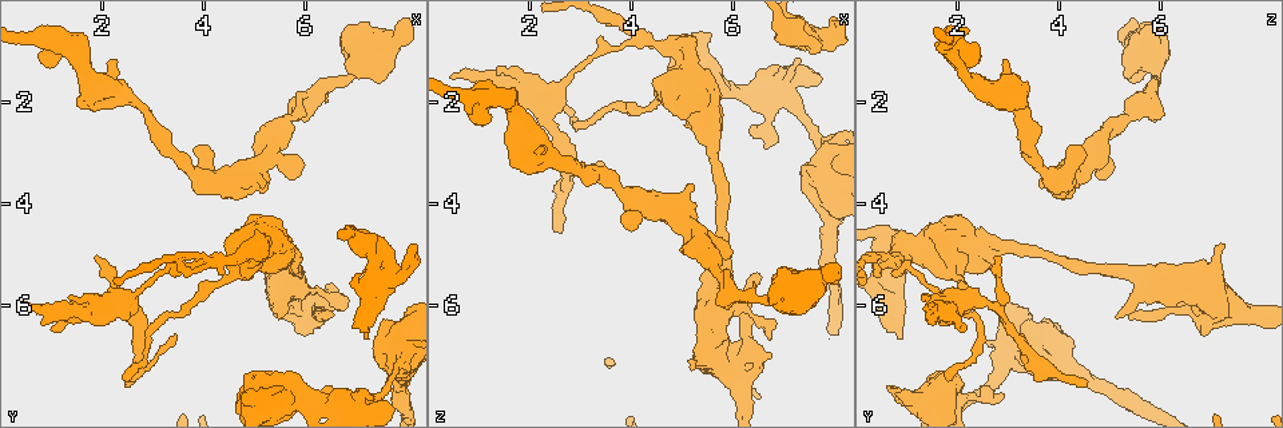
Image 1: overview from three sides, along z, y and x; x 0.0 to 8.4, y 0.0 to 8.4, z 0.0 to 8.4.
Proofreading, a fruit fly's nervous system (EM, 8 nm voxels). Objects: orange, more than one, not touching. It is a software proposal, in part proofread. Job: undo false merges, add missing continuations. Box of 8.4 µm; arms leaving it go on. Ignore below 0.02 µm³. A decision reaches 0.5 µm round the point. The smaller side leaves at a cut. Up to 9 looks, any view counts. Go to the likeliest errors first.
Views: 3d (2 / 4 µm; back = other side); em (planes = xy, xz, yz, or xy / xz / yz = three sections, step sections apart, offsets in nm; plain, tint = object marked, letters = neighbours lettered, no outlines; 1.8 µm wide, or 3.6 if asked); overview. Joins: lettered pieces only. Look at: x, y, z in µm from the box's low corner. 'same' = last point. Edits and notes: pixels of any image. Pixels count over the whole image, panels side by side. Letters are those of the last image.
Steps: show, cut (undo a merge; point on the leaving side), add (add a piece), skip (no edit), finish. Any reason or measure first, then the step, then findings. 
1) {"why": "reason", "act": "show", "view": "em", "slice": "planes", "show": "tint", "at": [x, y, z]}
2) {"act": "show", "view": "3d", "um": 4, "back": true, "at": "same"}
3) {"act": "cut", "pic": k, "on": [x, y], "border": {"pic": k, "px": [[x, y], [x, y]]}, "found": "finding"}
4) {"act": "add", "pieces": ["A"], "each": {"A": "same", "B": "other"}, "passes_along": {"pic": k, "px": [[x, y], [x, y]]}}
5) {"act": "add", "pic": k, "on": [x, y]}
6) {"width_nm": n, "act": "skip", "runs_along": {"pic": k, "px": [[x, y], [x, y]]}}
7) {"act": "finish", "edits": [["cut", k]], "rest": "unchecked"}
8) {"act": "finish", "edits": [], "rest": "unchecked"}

{"why": "side arm on a straight run", "act": "show", "view": "3d", "um": 2, "at": [4.15, 5.10, 0.75]}

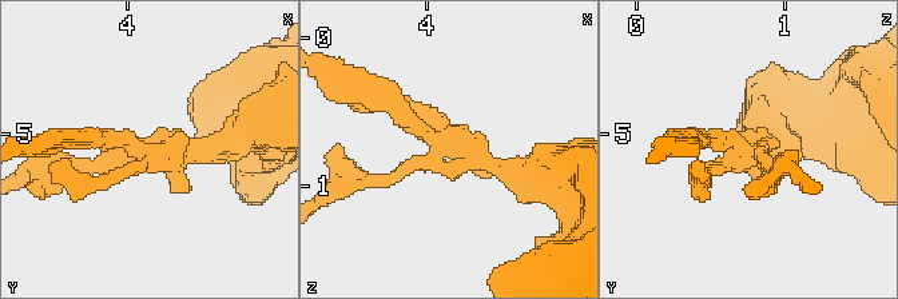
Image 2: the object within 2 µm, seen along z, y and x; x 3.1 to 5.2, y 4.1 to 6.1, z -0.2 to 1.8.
{"why": "shape alone is not enough", "act": "show", "view": "em", "slice": "xy", "step": 16, "show": "tint", "at": [4.20, 5.12, 0.78]}

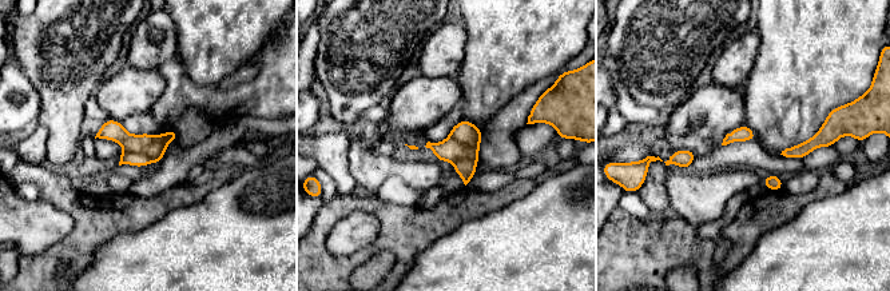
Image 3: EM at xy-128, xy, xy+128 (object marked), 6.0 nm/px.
{"why": "another direction", "act": "show", "view": "em", "slice": "planes", "show": "letters", "at": "same"}

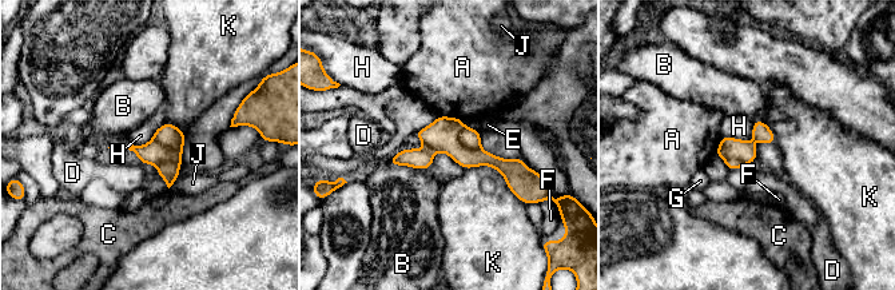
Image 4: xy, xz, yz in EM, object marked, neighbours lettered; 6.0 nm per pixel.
{"longest_contact_nm": ["K", 280], "act": "cut", "pic": 4, "on": [168, 134], "each": {"A": "other", "B": "other", "C": "other", "D": "other", "E": "other", "F": "other", "G": "other", "H": "other", "J": "other", "K": "other"}, "border": {"pic": 4, "px": [[183, 132], [175, 151], [152, 138]]}, "found": "a second neuron is stuck on"}

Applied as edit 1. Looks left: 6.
{"act": "show", "view": "overview"}

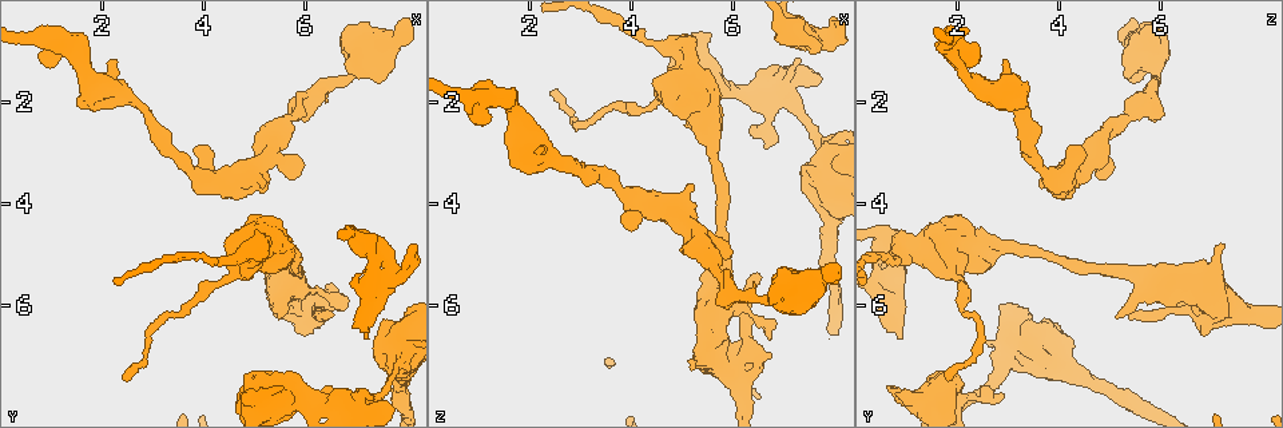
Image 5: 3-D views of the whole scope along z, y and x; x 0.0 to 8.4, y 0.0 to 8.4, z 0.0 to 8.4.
{"why": "free end", "act": "show", "view": "3d", "um": 4, "at": [5.60, 7.65, 0.75]}

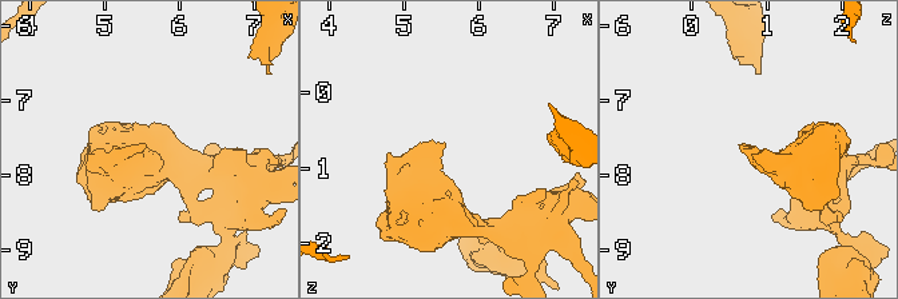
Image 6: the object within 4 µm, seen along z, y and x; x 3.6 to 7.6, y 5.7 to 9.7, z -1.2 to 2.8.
{"act": "show", "view": "em", "slice": "yz", "step": 4, "show": "tint", "at": [5.55, 7.60, 0.70]}

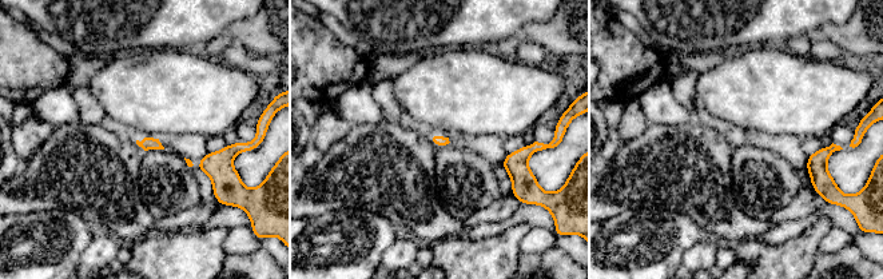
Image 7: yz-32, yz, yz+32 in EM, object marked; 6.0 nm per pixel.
{"act": "show", "view": "em", "slice": "planes", "show": "letters", "at": "same"}

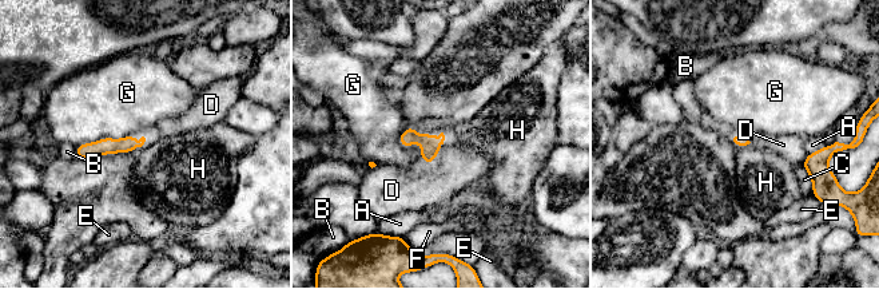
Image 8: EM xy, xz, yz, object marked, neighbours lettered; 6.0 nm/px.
{"longest_contact_nm": ["G", 260], "act": "skip", "each": {"A": "other", "B": "other", "C": "other", "D": "other", "E": "other", "F": "other", "G": "other", "H": "other"}, "border": {"pic": 8, "px": [[750, 142], [746, 146]]}, "found": "none of them fits"}

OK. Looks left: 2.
{"why": "thick turns thin", "act": "show", "view": "em", "um": 3.6, "slice": "planes", "show": "letters", "at": [7.90, 7.05, 3.25]}

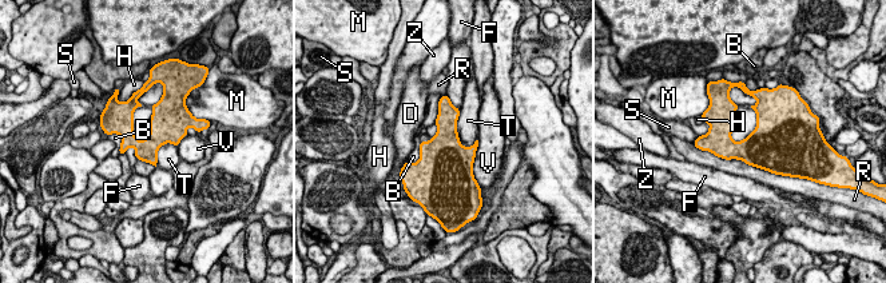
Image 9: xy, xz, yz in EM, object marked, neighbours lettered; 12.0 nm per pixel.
{"act": "skip", "each": {"B": "other", "D": "other", "F": "other", "H": "other", "M": "other", "R": "other", "S": "other", "T": "other", "V": "other", "Z": "other"}, "found": "all the same neuron"}

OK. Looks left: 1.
{"act": "finish", "edits": [["cut", 4]], "rest": "unchecked"}

